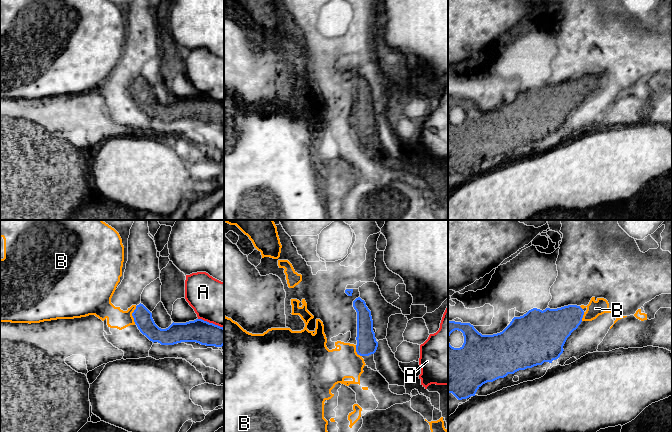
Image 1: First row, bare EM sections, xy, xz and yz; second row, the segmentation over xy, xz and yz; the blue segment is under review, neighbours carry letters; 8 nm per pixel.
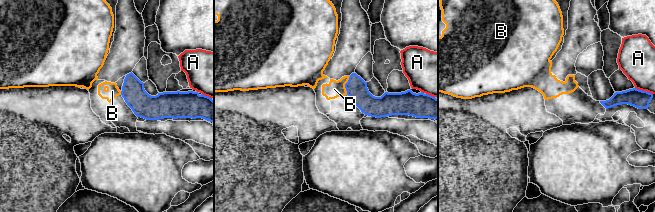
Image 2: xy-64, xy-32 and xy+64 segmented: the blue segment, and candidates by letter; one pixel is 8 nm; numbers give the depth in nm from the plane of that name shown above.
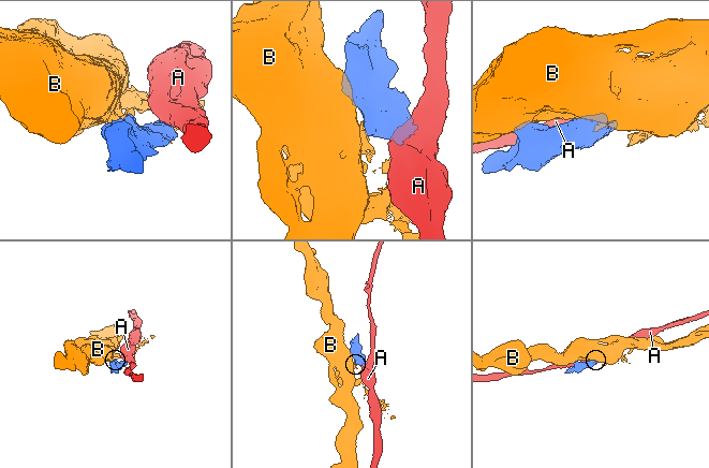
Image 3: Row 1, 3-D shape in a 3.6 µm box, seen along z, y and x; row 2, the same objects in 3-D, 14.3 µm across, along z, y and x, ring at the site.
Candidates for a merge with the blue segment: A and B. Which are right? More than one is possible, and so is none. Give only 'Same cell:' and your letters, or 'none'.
Same cell: none

